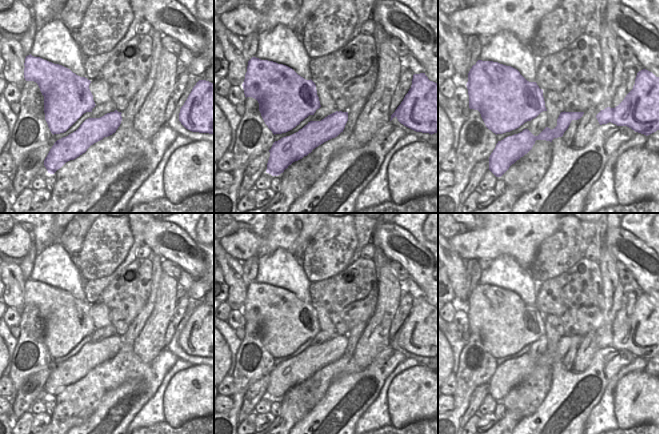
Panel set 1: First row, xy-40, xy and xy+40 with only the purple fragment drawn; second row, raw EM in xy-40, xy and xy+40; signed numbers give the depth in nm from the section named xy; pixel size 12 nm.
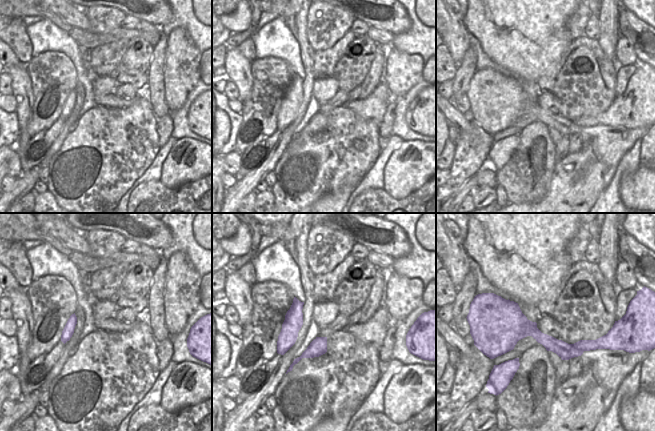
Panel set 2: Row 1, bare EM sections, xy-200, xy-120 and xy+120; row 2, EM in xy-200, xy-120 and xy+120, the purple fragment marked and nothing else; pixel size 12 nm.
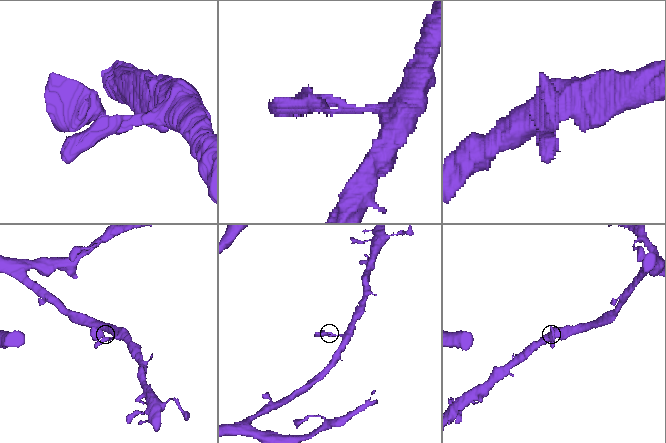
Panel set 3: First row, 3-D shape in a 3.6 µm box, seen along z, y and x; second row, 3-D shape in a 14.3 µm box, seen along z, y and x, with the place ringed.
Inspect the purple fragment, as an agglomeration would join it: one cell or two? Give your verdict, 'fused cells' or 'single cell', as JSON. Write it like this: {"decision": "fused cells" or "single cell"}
{"decision": "single cell"}

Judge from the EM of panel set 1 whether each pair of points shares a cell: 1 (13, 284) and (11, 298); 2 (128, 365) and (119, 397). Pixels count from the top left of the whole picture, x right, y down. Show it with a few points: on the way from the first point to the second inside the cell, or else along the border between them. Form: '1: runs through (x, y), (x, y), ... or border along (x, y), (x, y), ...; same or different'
1: runs through (13, 287), (13, 295); same
2: border along (147, 376), (130, 377), (104, 394); different

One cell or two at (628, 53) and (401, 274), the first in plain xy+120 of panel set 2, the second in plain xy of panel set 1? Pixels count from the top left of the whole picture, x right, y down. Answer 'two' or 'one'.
one

